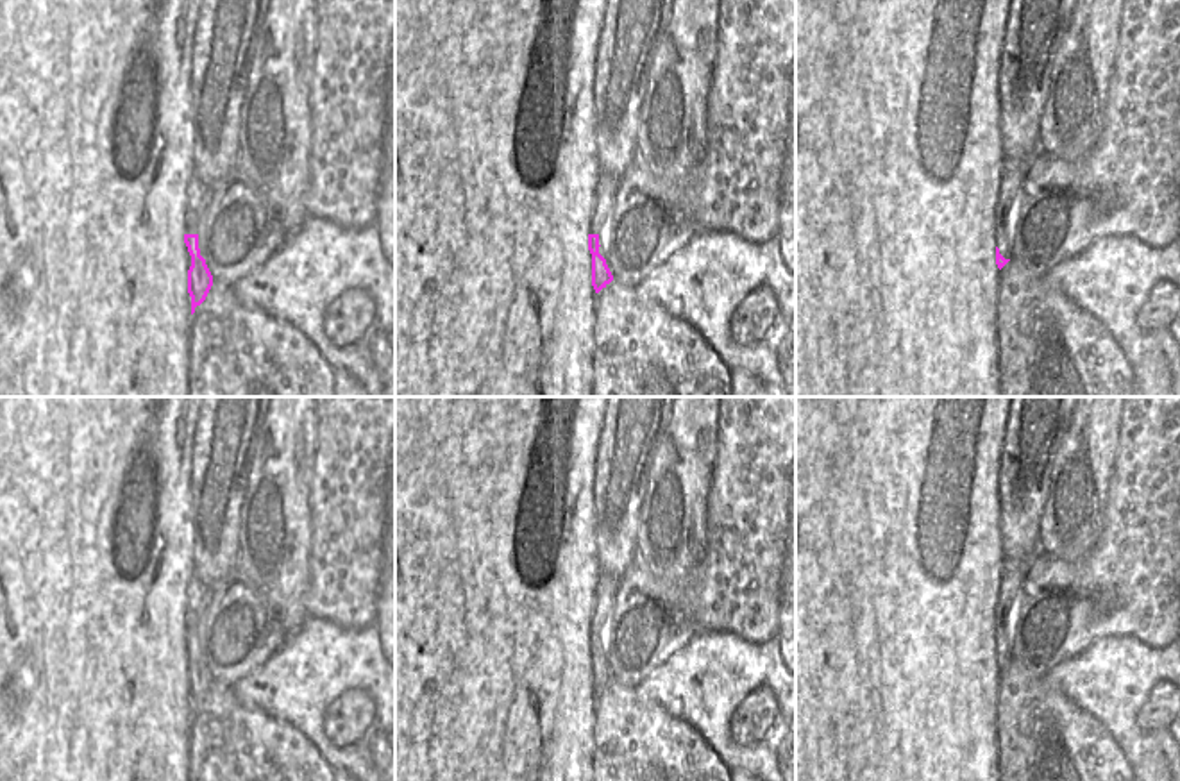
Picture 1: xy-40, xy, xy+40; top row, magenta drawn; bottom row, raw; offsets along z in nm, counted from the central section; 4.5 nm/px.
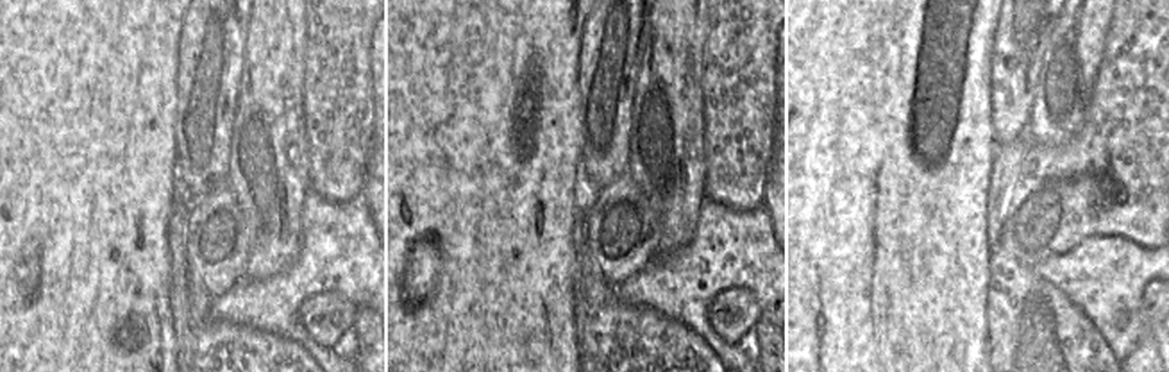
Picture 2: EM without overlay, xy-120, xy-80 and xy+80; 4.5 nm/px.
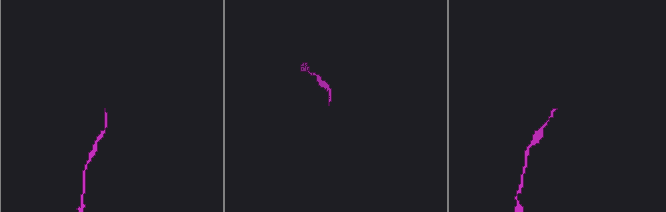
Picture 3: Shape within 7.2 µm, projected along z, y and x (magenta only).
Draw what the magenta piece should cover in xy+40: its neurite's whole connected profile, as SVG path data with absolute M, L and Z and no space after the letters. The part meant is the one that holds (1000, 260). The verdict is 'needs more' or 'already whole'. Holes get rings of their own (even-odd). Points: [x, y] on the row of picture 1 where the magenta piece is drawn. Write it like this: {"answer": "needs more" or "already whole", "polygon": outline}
{"answer": "needs more", "polygon": "M1003 163L999 193L996 197L996 265L1001 270L1010 261L1010 236L1021 207L1021 186L1024 182L1024 163Z"}

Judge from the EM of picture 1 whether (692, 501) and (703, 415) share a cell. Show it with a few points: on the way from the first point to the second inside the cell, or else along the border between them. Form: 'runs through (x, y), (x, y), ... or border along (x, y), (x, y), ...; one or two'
runs through (692, 479), (692, 436); one

